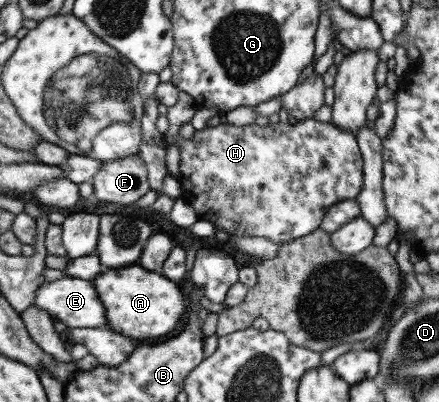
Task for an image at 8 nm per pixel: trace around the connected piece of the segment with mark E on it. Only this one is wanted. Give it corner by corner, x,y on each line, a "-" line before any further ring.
66,277
54,282
44,282
36,290
36,302
34,305
50,313
52,318
62,321
66,326
73,328
102,328
110,329
110,321
106,314
106,305
104,305
100,293
96,289
94,281
84,280
76,277

